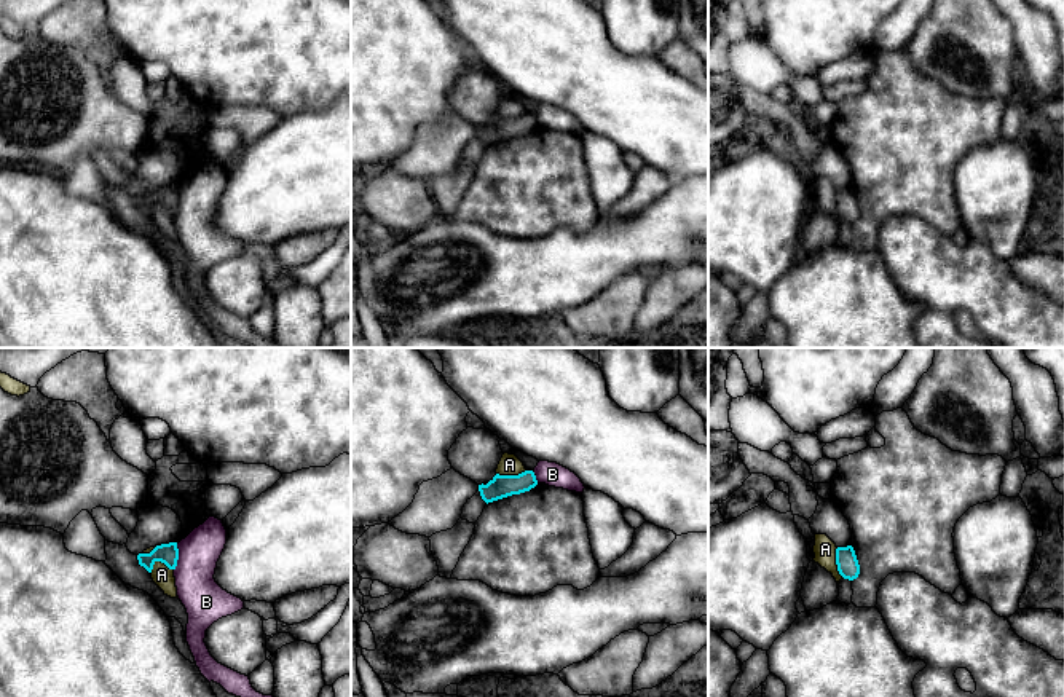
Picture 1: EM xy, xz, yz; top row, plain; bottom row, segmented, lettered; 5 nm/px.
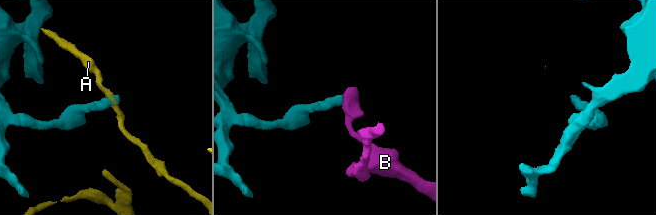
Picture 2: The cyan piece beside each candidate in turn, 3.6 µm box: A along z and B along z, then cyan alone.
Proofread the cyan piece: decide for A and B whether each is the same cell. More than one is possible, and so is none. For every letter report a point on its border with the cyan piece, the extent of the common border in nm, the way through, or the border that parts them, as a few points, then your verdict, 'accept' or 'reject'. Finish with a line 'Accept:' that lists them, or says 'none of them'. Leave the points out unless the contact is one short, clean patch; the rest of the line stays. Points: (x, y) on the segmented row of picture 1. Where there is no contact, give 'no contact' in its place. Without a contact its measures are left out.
A: contact xz (511, 476); length 150 nm; border xz (525, 469), (517, 474), (496, 474); reject
B: contact xy (177, 557); length 140 nm; border xy (177, 544), (177, 565), (174, 570); reject
Accept: none of them

